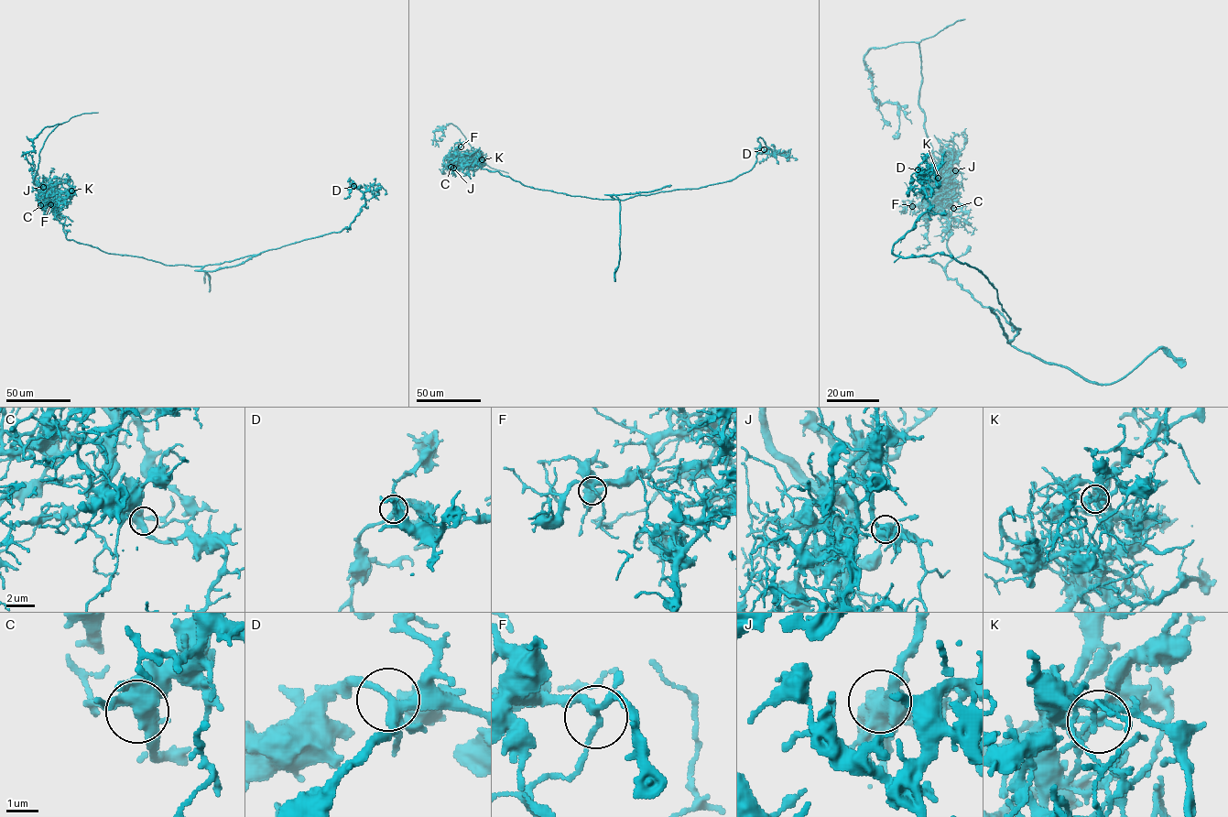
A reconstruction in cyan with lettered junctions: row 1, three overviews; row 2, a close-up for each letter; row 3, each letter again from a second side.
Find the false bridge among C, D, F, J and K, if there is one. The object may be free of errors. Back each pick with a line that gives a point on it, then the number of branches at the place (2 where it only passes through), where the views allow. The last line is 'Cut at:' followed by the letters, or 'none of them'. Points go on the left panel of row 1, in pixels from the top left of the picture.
K: Place: (71, 190). Branches: 5
Cut at: K

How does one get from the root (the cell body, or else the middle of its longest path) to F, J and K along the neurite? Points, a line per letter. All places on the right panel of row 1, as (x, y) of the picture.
F: (1003, 315), (947, 277), (952, 232), (937, 207), (912, 206)
J: (1003, 315), (946, 274), (952, 232), (940, 205), (948, 171), (955, 170)
K: (1003, 315), (983, 307), (946, 274), (946, 266), (952, 257), (947, 245), (952, 232), (940, 209), (939, 178)

